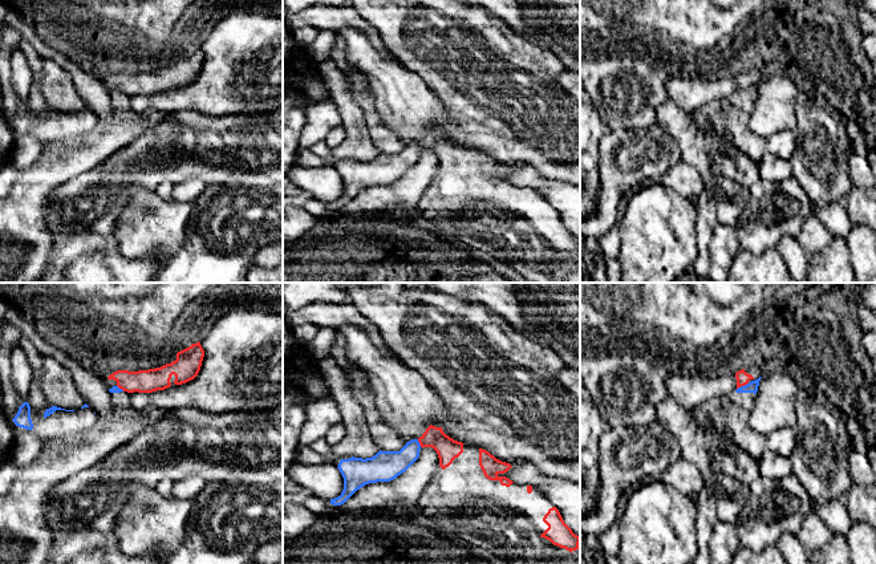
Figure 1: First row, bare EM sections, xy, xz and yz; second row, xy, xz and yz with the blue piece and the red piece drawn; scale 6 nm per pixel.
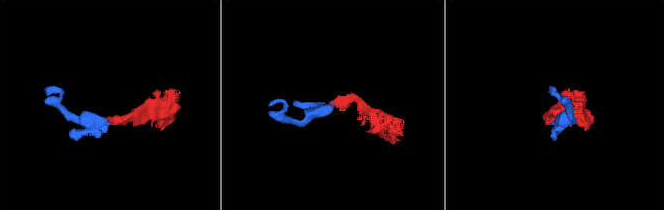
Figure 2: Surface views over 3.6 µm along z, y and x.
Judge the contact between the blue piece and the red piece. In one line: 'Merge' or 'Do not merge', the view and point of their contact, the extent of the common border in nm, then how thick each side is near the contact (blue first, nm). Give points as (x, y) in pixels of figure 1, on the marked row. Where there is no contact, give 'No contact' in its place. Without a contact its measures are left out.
Do not merge. Touches blue at yz (742, 386). Shared border 90 nm. Thickness 70 nm (blue) against 80 nm

